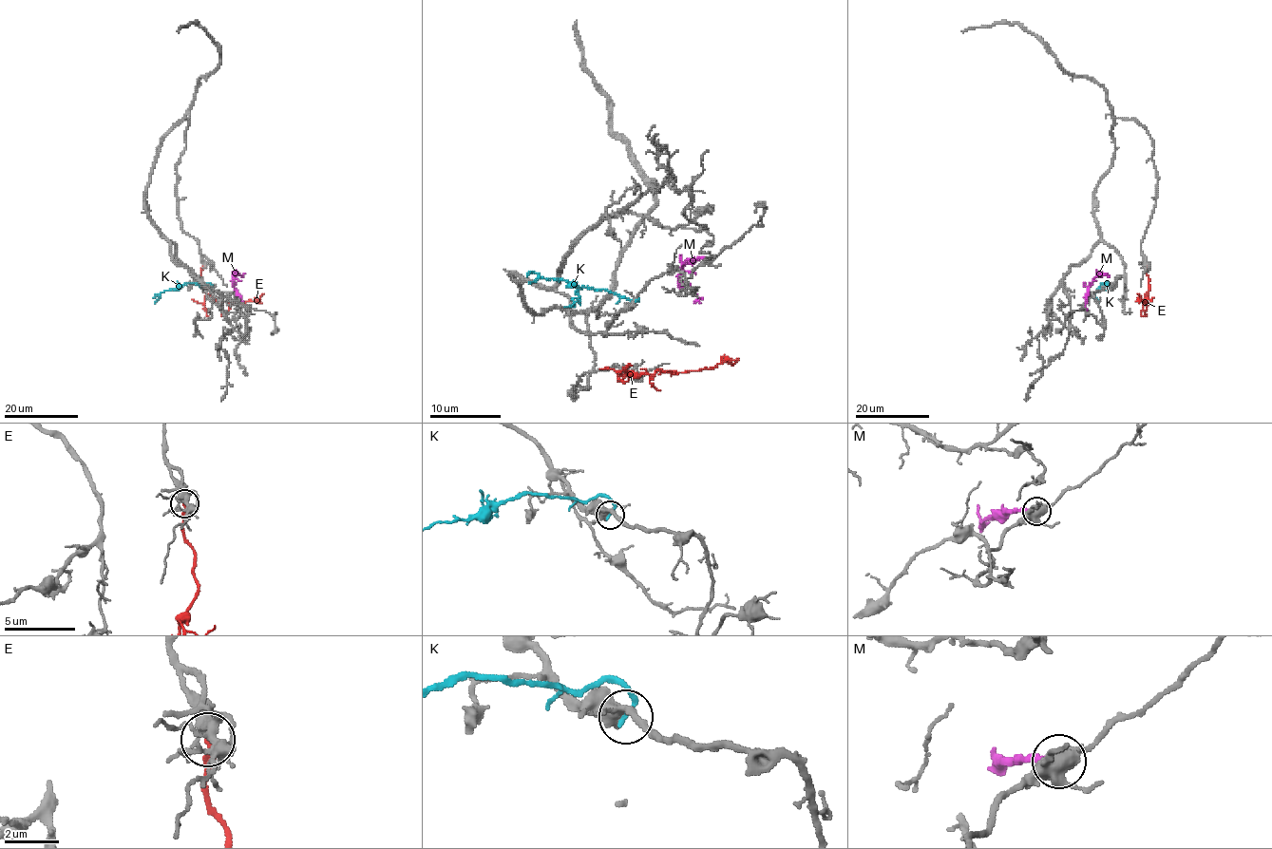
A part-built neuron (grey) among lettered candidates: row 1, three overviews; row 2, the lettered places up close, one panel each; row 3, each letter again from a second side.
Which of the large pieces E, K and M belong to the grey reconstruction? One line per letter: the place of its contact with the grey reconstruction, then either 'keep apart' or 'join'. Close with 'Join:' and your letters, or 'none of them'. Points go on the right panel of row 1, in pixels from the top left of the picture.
E: meets grey at (1146, 265); join
K: meets grey at (1107, 288); keep apart
M: meets grey at (1086, 309); keep apart
Join: E

